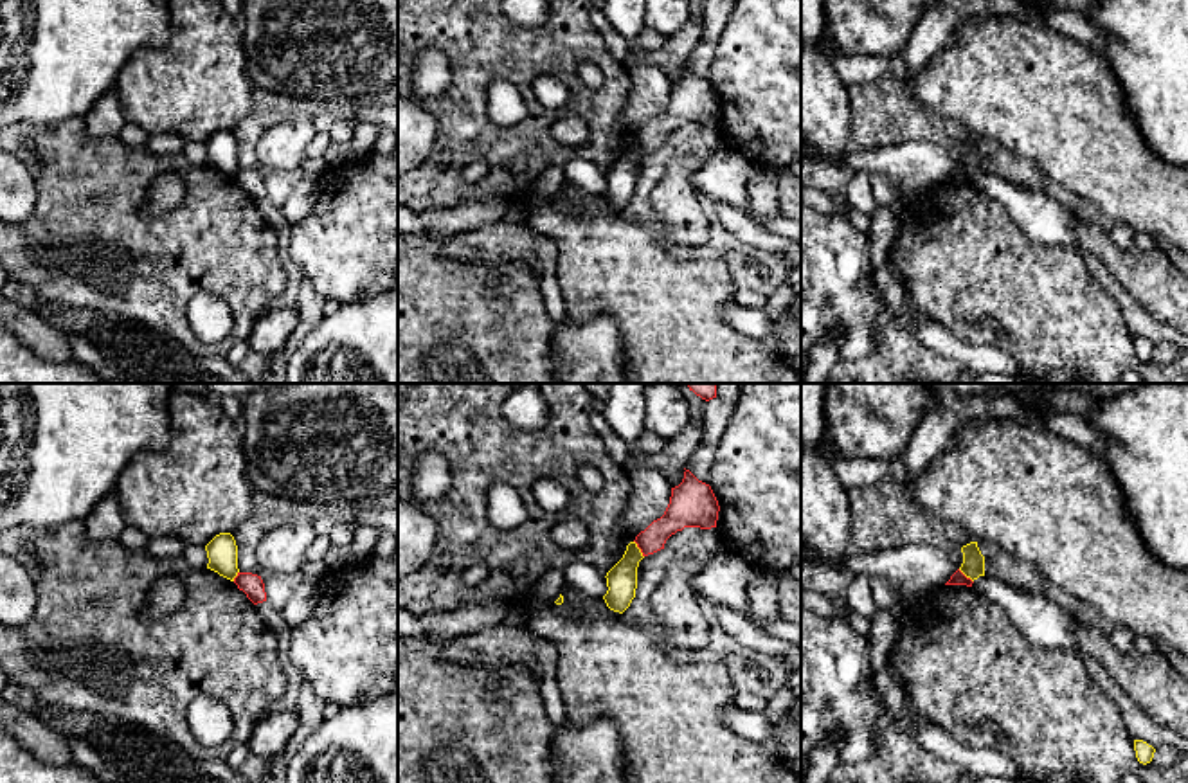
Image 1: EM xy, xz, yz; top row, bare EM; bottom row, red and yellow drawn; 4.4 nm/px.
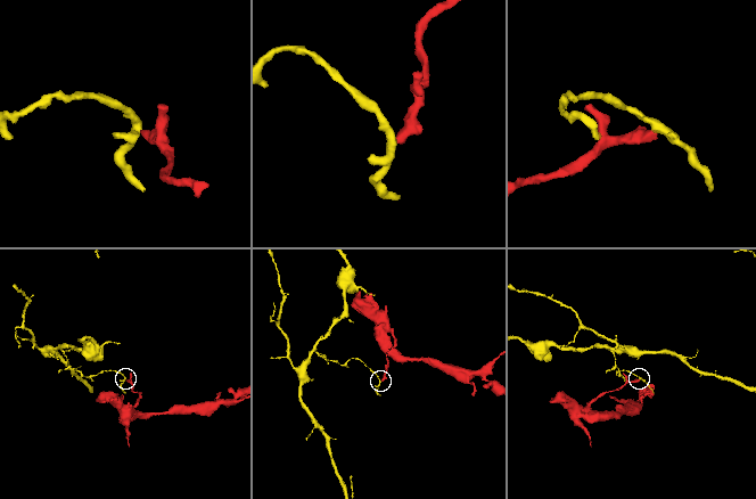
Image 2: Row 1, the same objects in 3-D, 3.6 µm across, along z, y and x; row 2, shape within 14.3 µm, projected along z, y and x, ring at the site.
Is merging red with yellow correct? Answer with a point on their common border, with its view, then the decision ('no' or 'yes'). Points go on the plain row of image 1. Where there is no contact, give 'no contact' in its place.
xz (639, 144) | no

